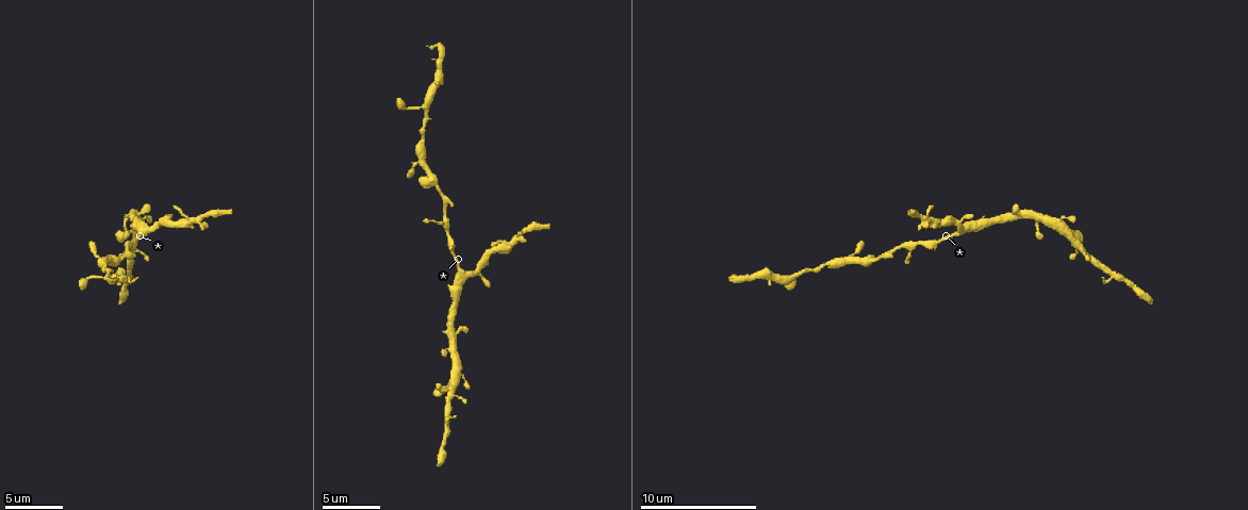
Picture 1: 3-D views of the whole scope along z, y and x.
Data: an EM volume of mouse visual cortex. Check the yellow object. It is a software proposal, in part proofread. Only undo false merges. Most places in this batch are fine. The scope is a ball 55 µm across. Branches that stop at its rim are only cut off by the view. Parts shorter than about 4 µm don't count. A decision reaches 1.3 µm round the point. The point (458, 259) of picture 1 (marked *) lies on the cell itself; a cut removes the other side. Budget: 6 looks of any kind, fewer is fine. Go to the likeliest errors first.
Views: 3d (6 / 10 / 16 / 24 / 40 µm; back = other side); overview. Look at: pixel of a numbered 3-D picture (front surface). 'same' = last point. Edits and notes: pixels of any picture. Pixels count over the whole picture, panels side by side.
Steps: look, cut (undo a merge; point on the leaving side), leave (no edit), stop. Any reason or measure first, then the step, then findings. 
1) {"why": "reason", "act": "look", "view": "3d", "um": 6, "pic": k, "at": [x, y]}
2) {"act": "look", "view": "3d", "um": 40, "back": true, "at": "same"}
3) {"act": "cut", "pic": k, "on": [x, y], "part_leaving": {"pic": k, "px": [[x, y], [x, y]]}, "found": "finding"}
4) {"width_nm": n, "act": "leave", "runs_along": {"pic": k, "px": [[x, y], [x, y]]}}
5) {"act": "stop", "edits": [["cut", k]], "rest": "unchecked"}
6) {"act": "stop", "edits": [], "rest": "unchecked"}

{"why": "sudden change in width", "act": "look", "view": "3d", "um": 16, "pic": 1, "at": [1063, 233]}

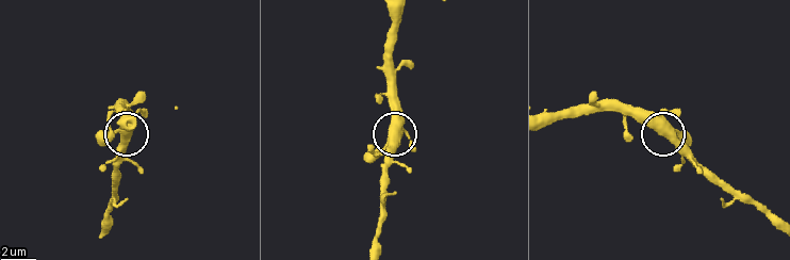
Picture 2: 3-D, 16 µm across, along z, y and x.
{"act": "leave", "found": "one cell here"}

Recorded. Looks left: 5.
{"act": "look", "view": "3d", "um": 6, "pic": 1, "at": [961, 227]}

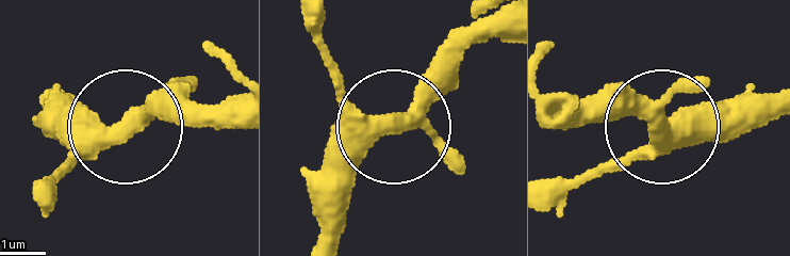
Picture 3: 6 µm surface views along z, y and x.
{"act": "leave", "found": "continuous, no second cell"}

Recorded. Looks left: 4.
{"why": "sudden change in width", "act": "look", "view": "3d", "um": 16, "pic": 1, "at": [437, 182]}

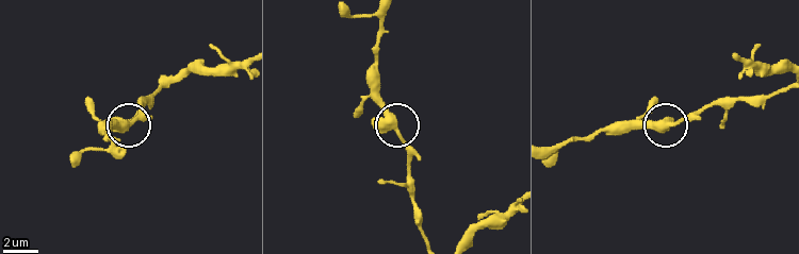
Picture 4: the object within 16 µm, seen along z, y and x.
{"arms": 3, "act": "leave", "found": "all the same cell"}

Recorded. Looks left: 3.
{"act": "stop", "edits": [], "rest": "unchecked"}

